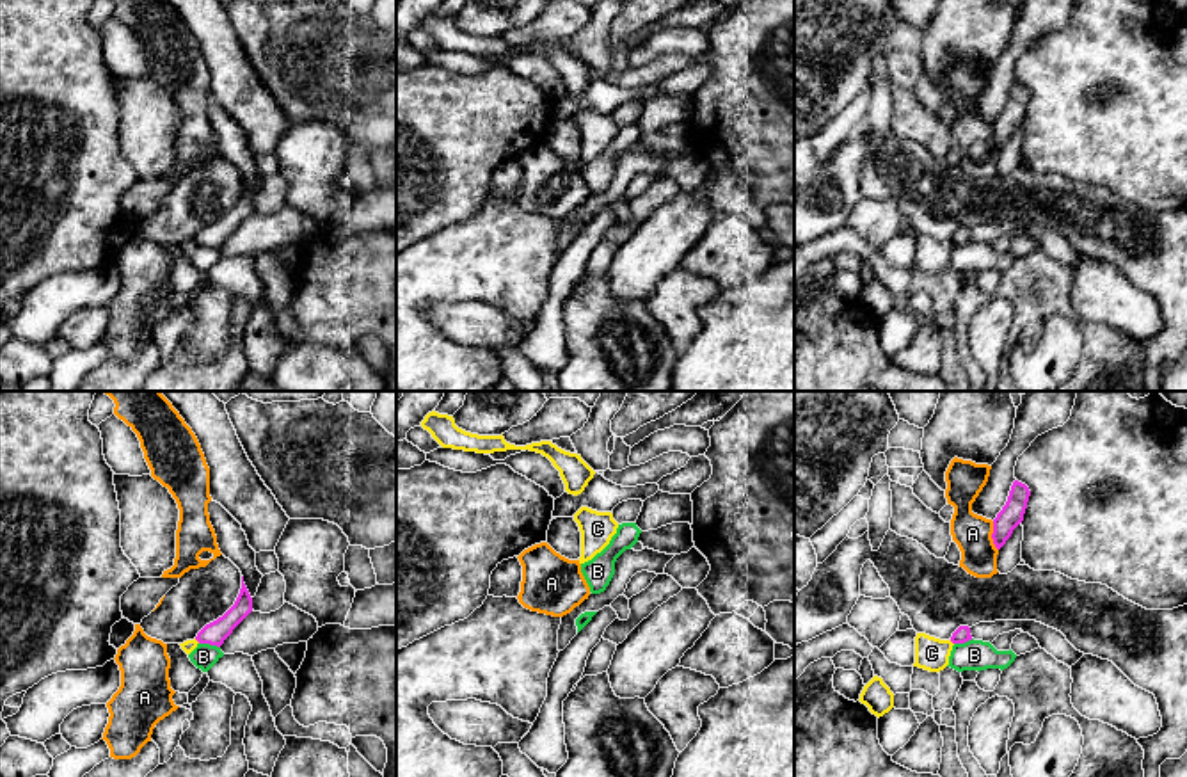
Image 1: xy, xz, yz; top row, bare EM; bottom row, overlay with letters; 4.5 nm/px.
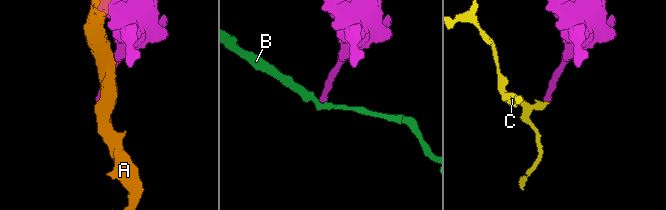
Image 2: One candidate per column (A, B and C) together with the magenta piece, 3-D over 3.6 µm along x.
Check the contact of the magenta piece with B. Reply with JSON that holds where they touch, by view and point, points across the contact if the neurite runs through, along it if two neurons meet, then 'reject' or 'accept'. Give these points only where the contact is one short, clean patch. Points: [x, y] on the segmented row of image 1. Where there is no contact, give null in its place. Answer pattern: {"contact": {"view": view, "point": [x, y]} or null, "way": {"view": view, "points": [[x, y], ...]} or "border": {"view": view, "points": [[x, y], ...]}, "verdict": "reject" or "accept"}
{"contact": {"view": "xy", "point": [210, 644]}, "border": {"view": "xy", "points": [[199, 642], [219, 648]]}, "verdict": "reject"}

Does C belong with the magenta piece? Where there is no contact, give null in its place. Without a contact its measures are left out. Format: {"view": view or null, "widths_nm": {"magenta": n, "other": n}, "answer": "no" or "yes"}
{"view": "xy", "widths_nm": {"magenta": 110, "other": 60}, "answer": "no"}

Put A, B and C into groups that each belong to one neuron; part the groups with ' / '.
A / B / C

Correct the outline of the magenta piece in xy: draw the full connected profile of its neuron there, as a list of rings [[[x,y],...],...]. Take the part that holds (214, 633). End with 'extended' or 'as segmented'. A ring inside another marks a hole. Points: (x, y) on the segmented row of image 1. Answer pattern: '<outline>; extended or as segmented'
[[[242,576],[242,589],[240,594],[235,601],[235,605],[217,621],[206,624],[195,637],[195,640],[199,644],[210,644],[210,645],[217,645],[220,647],[224,644],[224,640],[233,633],[233,629],[252,612],[252,597],[243,583],[243,576]]]; as segmented

